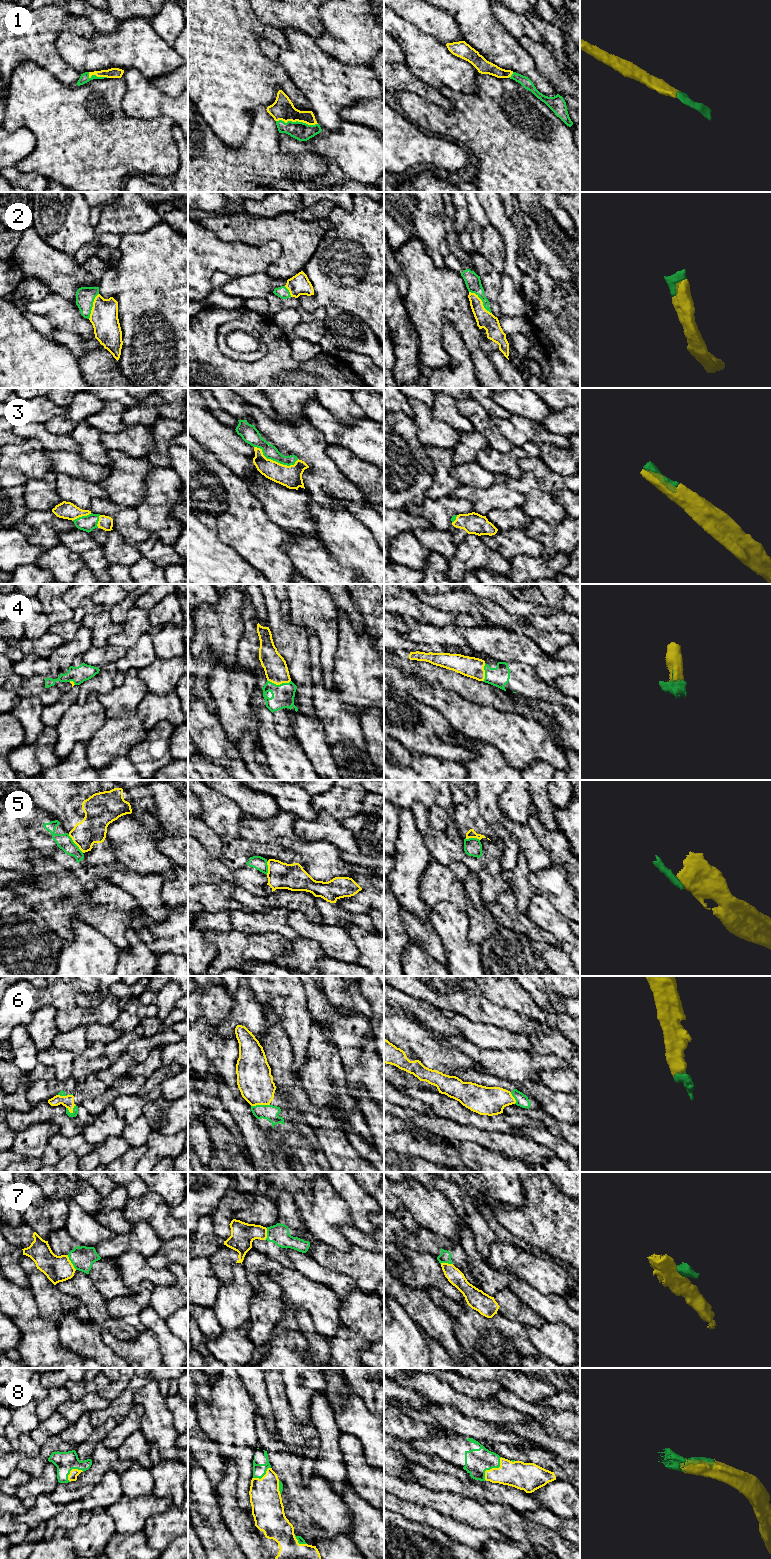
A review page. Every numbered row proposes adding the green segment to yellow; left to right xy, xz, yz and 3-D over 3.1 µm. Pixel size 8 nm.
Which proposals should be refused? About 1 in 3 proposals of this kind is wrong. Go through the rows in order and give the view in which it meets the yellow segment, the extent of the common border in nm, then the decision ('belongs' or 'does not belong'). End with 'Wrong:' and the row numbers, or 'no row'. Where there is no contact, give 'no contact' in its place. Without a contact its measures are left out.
1: meets yellow in xz; contact 340 nm long; belongs
2: meets yellow in yz; contact 260 nm long; belongs
3: meets yellow in xz; contact 380 nm long; belongs
4: meets yellow in xz; contact 190 nm long; belongs
5: meets yellow in xy; contact 200 nm long; does not belong
6: meets yellow in xz; contact 150 nm long; belongs
7: meets yellow in xy; contact 140 nm long; does not belong
8: meets yellow in yz; contact 240 nm long; belongs
Wrong: 5, 7

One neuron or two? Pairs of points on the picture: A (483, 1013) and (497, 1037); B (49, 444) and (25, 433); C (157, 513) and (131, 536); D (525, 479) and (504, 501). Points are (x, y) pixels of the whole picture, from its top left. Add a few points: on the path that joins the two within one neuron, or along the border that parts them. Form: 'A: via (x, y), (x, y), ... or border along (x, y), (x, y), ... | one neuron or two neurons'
A: border along (467, 1017), (474, 1021), (504, 1027), (511, 1032) | two neurons
B: via (43, 438), (38, 433), (31, 433) | one neuron
C: border along (134, 509), (137, 515), (137, 524), (153, 535) | two neurons
D: border along (520, 491), (525, 497), (525, 504), (522, 507) | two neurons

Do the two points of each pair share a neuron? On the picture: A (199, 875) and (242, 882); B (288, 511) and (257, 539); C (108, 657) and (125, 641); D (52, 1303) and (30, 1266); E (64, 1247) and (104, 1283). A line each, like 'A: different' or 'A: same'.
A: same
B: different
C: different
D: same
E: same

